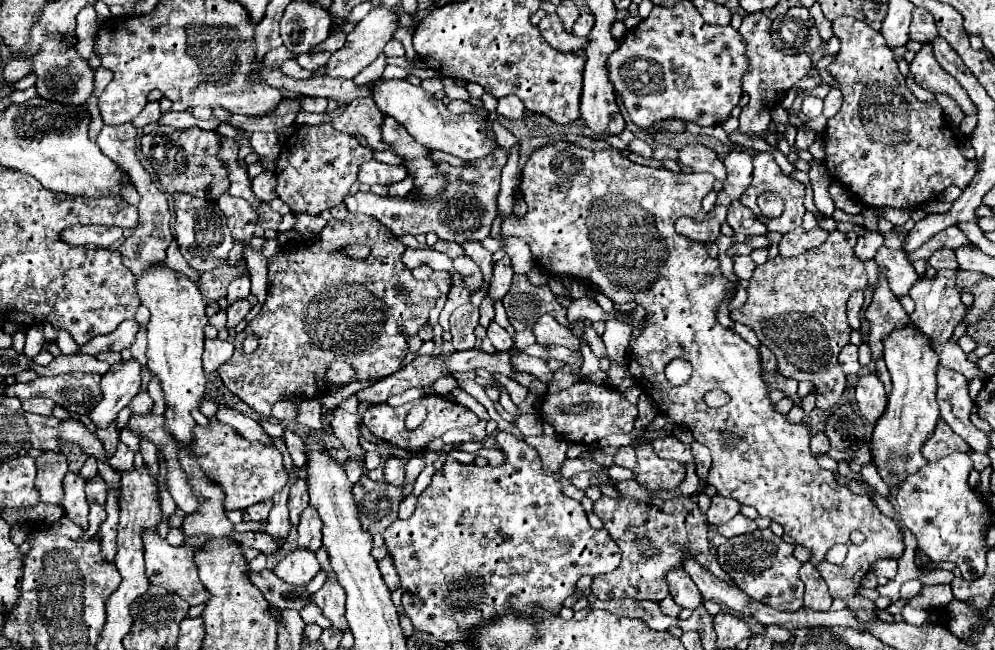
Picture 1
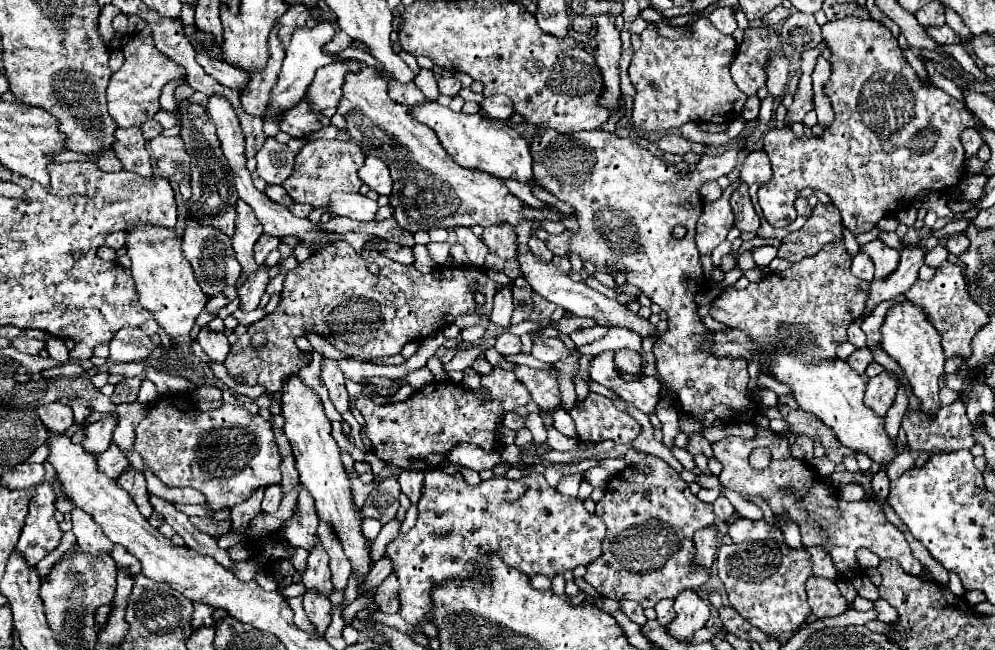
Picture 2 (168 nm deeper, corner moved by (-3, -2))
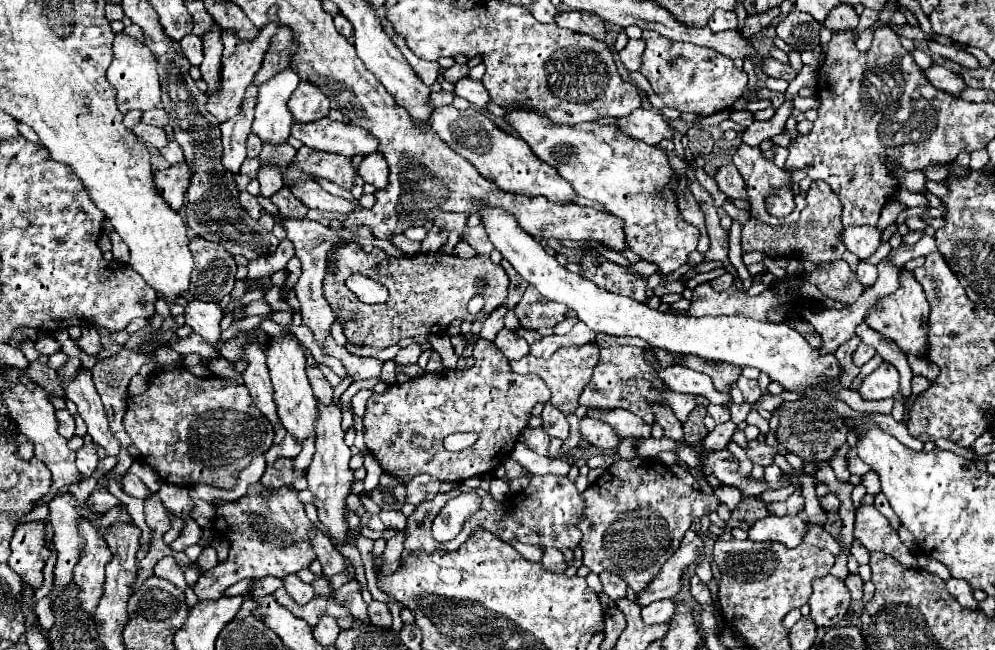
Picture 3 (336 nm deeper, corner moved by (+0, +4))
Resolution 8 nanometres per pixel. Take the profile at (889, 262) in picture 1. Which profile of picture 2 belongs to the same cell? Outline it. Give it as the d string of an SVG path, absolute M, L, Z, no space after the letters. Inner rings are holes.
M875 239L871 243L861 245L859 251L865 253L873 261L875 277L879 277L879 279L887 277L899 265L899 251L889 247L889 245L885 245L881 239Z

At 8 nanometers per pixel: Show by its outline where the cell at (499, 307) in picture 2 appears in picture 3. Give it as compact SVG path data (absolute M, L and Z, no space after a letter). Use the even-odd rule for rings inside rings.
M500 305L498 309L494 309L494 311L486 317L486 321L484 321L484 325L482 325L482 331L480 331L480 337L482 337L482 339L488 339L488 341L494 341L496 333L498 333L500 329L504 329L504 317L506 317L506 313L508 313L508 307L506 307L506 305Z

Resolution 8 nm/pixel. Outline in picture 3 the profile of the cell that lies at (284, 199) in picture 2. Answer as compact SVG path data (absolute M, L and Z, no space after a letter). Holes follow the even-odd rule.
M284 185L278 193L274 193L274 197L270 197L270 201L284 213L290 217L304 217L308 207L304 207L304 203L300 203L292 191L288 191L288 187Z

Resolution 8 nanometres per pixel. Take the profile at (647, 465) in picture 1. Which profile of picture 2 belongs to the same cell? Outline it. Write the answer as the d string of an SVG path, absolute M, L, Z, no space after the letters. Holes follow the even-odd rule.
M647 455L635 465L627 465L611 479L613 481L607 483L603 499L595 507L595 513L607 525L607 535L603 539L603 559L589 563L583 579L603 597L633 599L641 607L653 607L661 599L675 599L675 595L683 589L699 589L705 584L710 578L711 569L693 565L693 533L713 523L713 505L699 501L677 471L653 455Z

